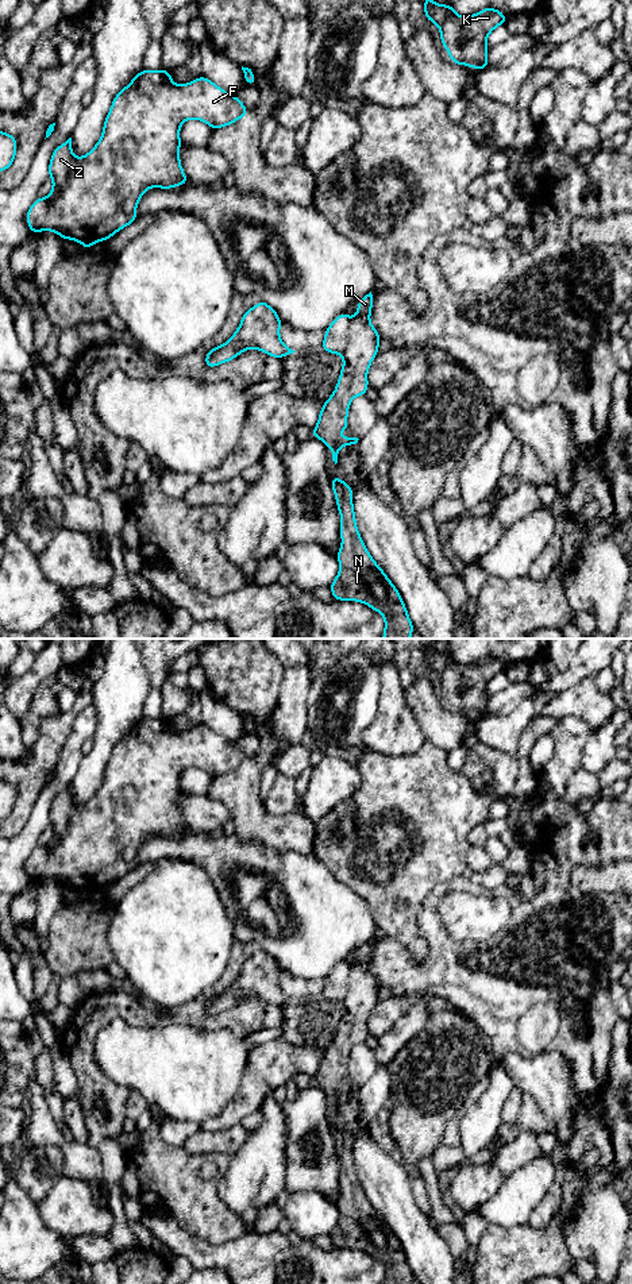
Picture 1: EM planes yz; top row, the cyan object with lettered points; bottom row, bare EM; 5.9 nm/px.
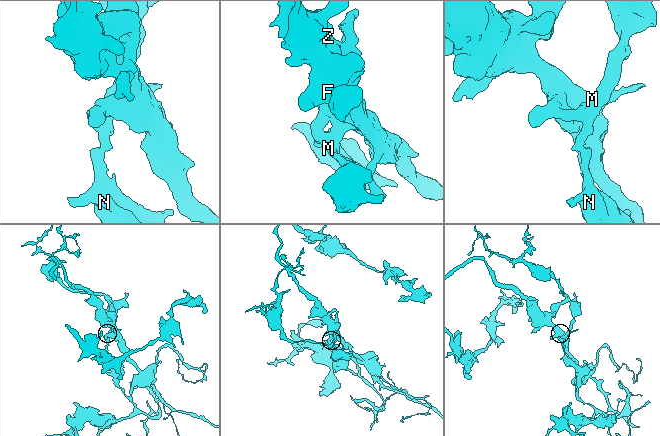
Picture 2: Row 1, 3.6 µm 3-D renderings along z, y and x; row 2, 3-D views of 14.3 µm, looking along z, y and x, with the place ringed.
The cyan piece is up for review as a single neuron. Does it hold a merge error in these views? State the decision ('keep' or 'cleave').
cleave

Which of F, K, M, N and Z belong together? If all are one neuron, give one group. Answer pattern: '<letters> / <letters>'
F Z / K M N

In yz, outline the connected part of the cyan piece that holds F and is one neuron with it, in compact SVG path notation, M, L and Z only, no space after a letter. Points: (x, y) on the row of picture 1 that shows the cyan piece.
M140 70L113 99L101 138L86 155L73 155L72 138L54 150L49 166L53 189L47 197L36 198L27 211L31 232L53 231L62 239L81 243L84 248L108 240L138 219L135 209L147 189L170 189L189 181L178 155L184 122L197 119L215 130L246 115L248 111L236 96L203 76L176 85L170 72Z

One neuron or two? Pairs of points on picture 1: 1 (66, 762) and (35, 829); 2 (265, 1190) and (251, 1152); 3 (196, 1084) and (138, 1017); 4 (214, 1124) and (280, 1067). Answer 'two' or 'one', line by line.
1: one
2: one
3: two
4: one

